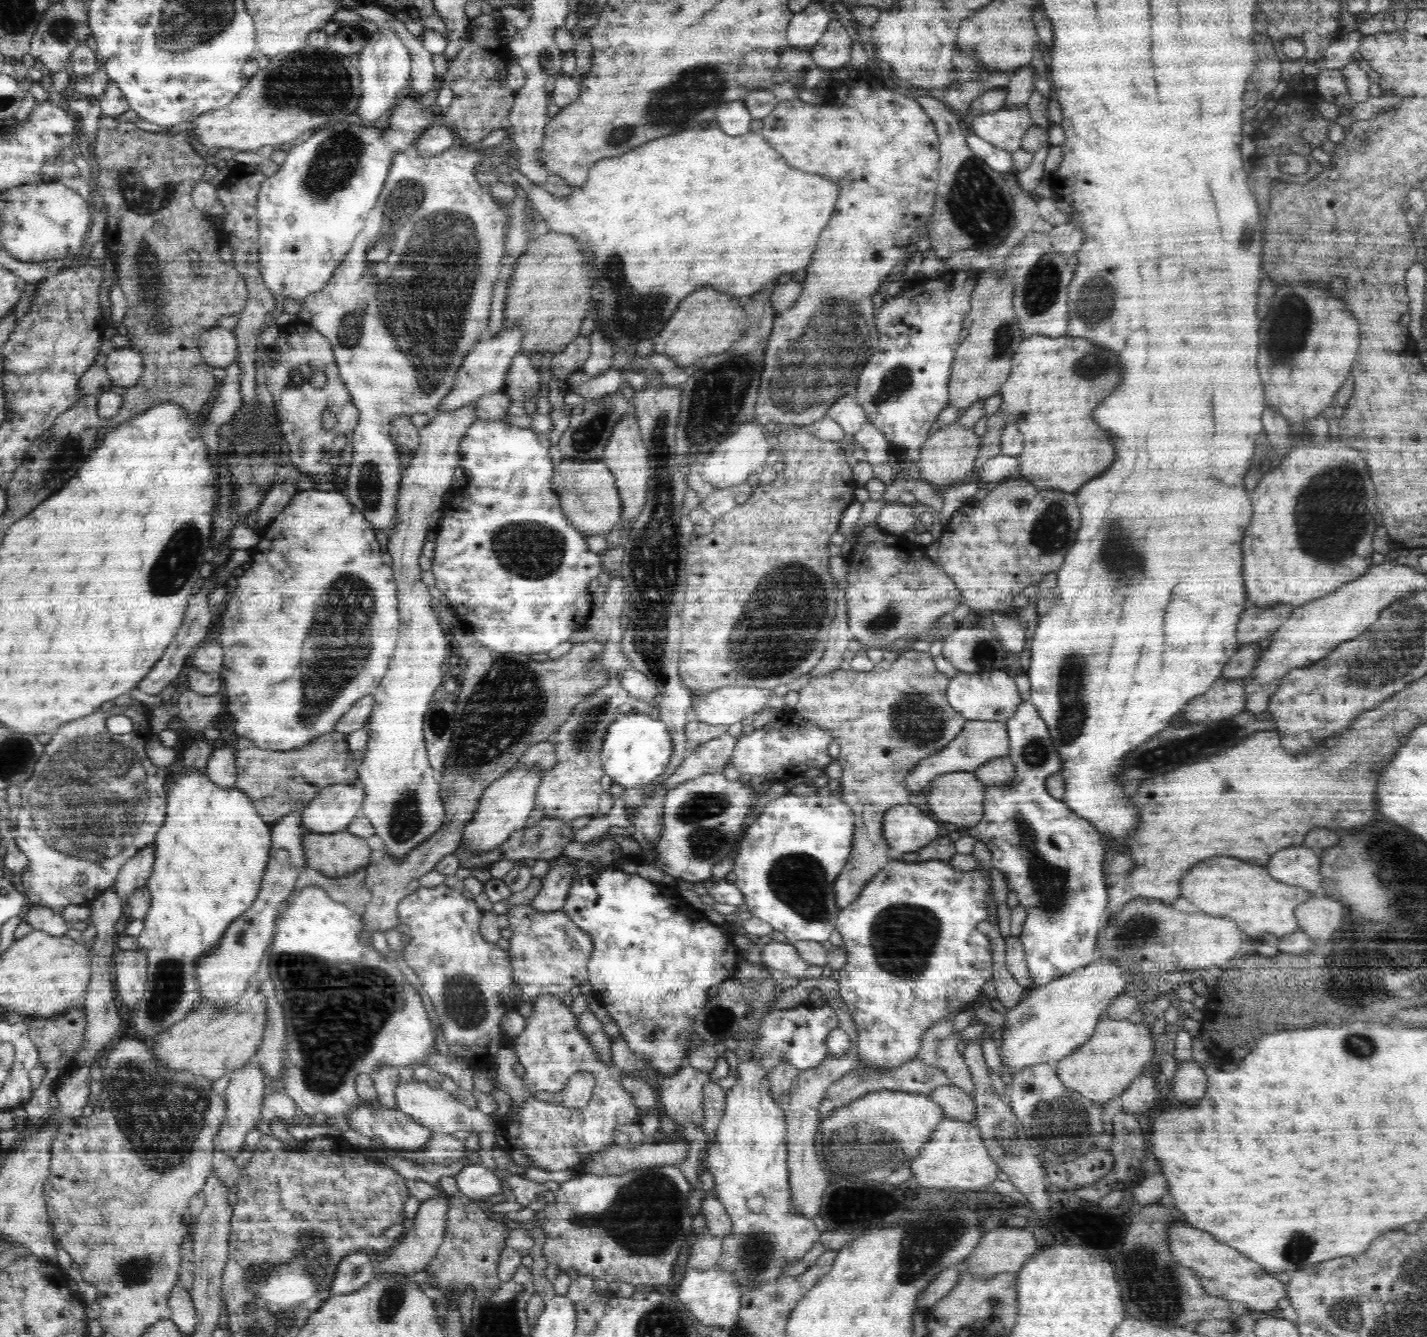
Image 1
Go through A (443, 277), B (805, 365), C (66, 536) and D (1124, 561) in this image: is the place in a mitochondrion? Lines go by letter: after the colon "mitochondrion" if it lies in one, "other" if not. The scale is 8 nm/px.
A: mitochondrion
B: mitochondrion
C: other
D: mitochondrion

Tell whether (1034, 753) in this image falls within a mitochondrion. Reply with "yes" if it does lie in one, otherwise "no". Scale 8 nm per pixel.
yes

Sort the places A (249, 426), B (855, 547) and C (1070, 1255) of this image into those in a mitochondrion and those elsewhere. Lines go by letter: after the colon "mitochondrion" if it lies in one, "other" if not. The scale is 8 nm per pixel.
A: mitochondrion
B: other
C: other

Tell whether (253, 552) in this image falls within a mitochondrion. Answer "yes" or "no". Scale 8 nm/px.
no

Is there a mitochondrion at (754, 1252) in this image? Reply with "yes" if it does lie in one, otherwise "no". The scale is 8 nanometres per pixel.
yes

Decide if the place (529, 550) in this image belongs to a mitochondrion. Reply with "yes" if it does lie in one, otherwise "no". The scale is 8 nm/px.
yes

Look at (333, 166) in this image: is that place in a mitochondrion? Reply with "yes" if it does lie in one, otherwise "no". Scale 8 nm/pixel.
yes

